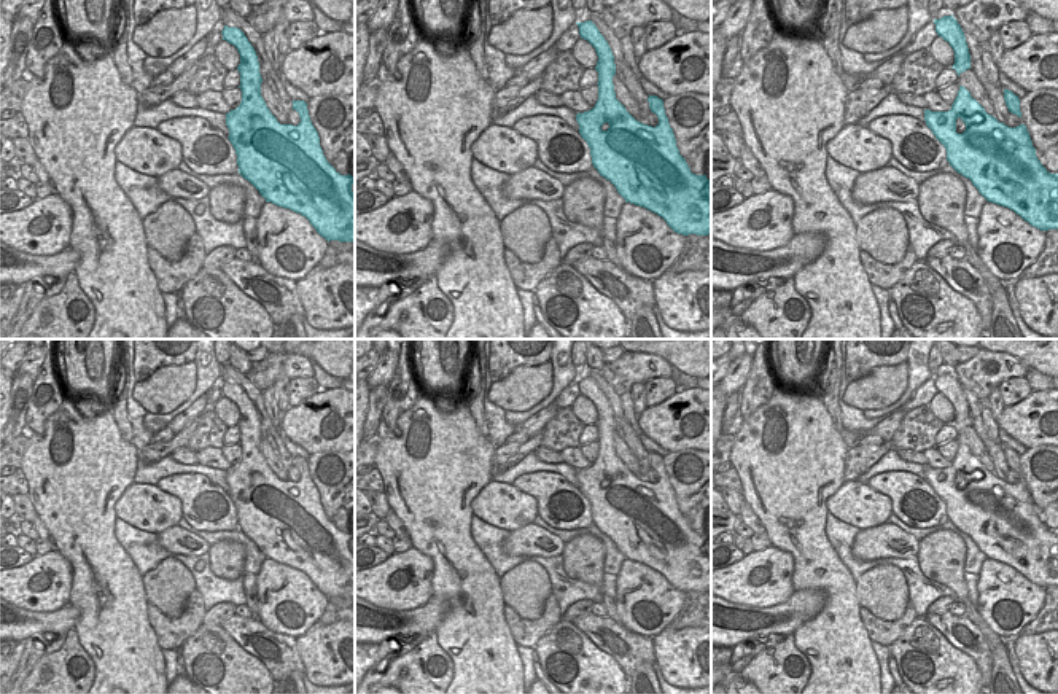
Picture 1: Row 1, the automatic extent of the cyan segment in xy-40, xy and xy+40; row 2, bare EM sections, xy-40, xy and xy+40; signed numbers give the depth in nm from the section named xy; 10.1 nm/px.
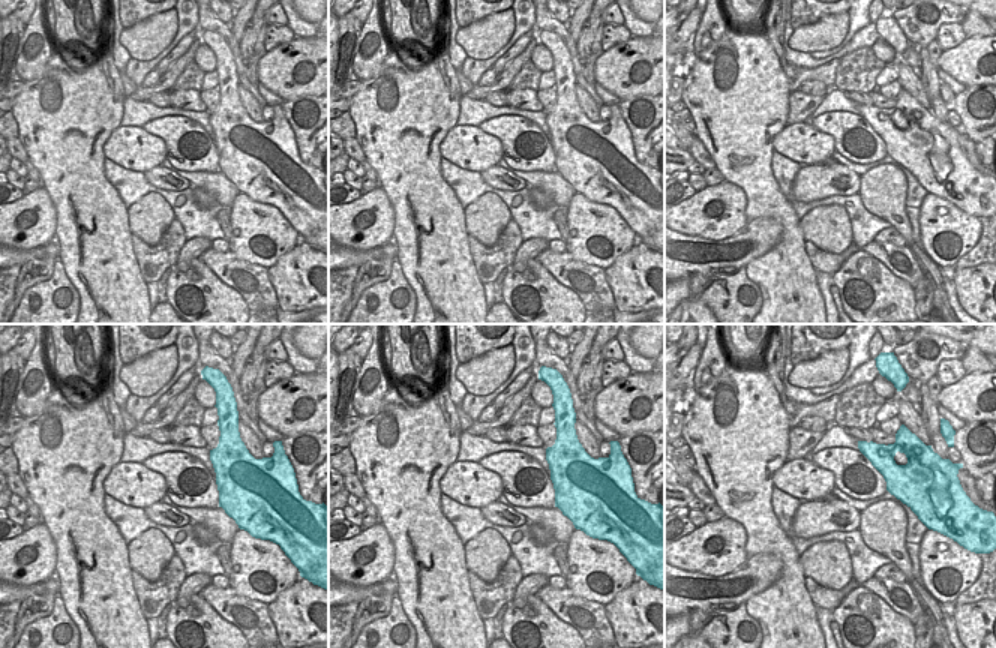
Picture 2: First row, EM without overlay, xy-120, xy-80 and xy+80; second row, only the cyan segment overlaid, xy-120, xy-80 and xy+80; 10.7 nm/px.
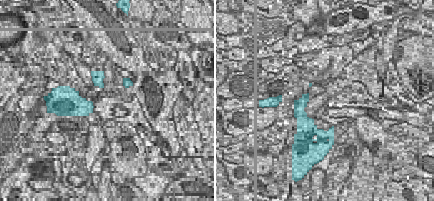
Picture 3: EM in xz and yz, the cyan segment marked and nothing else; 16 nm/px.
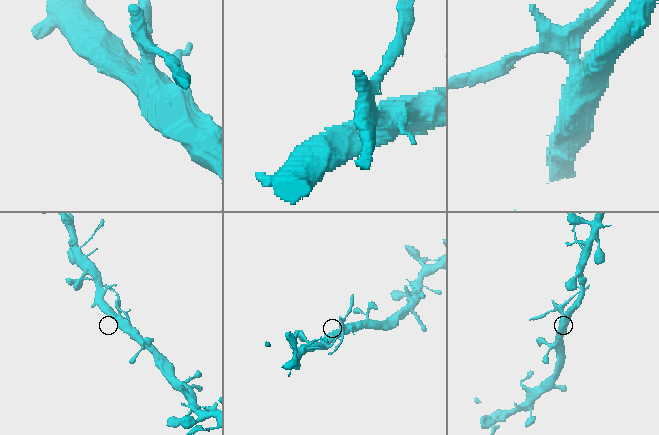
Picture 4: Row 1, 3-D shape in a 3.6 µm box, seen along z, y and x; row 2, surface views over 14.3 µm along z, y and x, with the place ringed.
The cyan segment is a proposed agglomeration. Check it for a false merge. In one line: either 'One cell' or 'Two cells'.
Two cells

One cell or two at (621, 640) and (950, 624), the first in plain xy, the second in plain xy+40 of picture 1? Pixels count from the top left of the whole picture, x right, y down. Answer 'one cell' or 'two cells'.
one cell

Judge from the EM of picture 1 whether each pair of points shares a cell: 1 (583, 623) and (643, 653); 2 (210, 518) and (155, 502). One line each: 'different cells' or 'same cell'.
1: same cell
2: different cells

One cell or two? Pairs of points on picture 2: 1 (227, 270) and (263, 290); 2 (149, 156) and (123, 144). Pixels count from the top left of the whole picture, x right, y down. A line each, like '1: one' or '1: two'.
1: one
2: one

